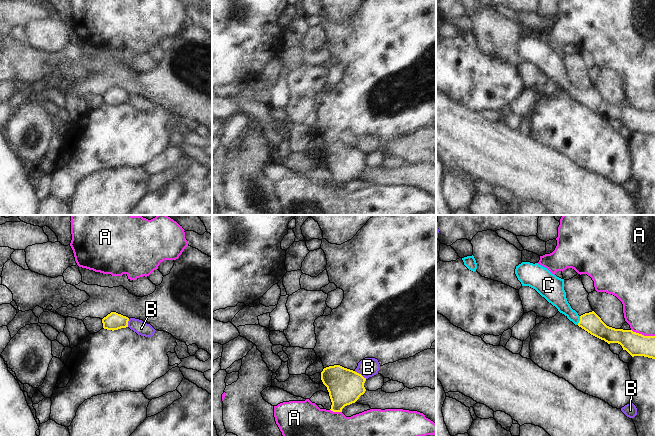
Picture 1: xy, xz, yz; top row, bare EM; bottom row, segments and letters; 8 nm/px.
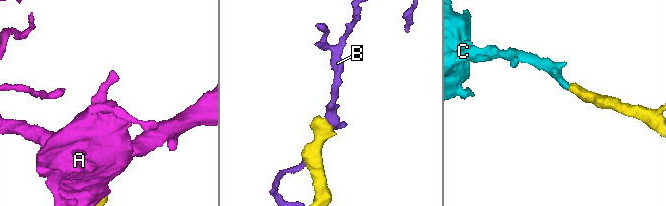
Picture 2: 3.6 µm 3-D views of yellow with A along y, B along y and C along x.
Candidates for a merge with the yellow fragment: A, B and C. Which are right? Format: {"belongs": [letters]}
{"belongs": ["C"]}

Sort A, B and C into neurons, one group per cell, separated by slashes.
A / B / C

